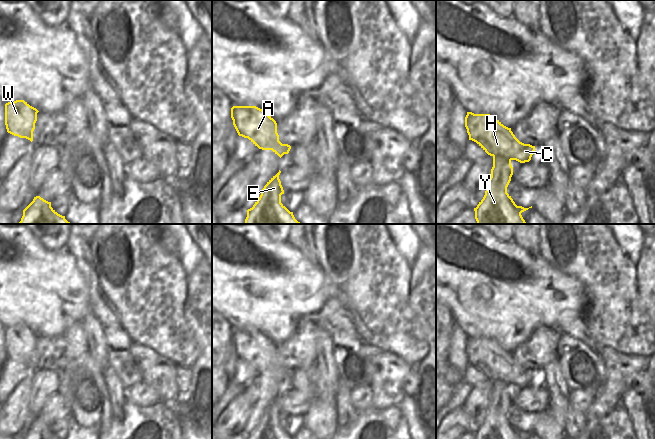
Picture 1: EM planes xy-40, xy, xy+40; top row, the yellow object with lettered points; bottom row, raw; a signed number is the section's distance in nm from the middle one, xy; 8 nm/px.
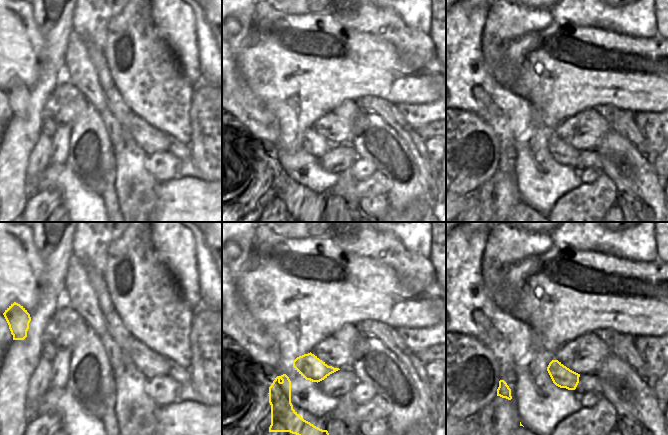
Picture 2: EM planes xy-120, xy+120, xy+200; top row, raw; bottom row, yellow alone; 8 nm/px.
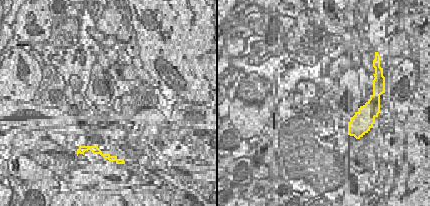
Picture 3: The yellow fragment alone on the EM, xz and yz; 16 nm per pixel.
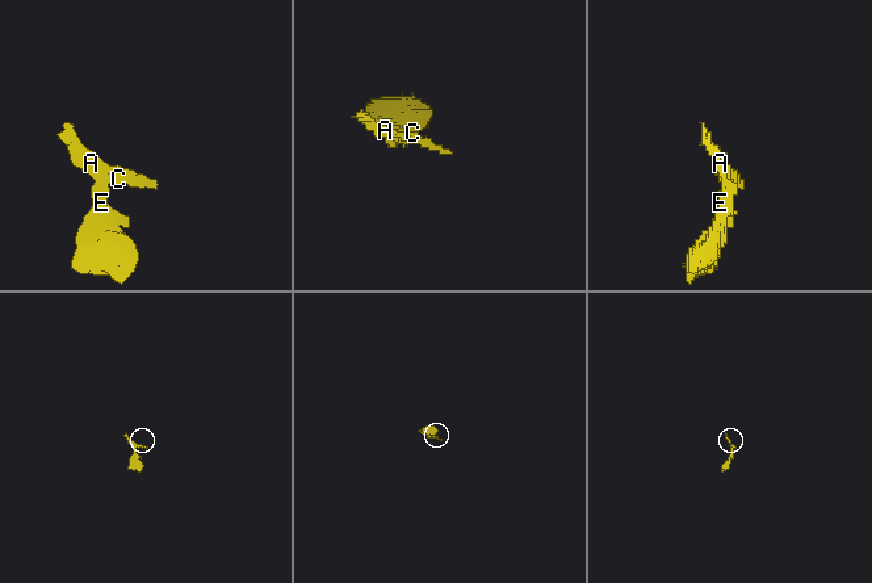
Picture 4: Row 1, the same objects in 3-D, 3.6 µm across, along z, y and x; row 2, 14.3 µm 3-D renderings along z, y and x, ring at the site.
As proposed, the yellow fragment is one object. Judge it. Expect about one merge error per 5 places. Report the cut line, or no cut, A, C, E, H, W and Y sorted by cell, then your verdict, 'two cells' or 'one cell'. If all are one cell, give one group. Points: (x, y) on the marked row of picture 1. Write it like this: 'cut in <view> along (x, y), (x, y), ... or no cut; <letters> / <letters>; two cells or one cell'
cut in xy+40 along (493, 155), (503, 155), (511, 159); A C H W / E Y; two cells

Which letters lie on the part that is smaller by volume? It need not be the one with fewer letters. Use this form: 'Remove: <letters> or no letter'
Remove: A, C, H, W

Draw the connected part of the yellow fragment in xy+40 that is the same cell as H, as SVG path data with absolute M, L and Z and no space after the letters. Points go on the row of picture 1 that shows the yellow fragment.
M467 112L465 127L469 140L476 142L490 156L504 156L520 163L529 162L535 146L520 142L511 128L490 114Z

